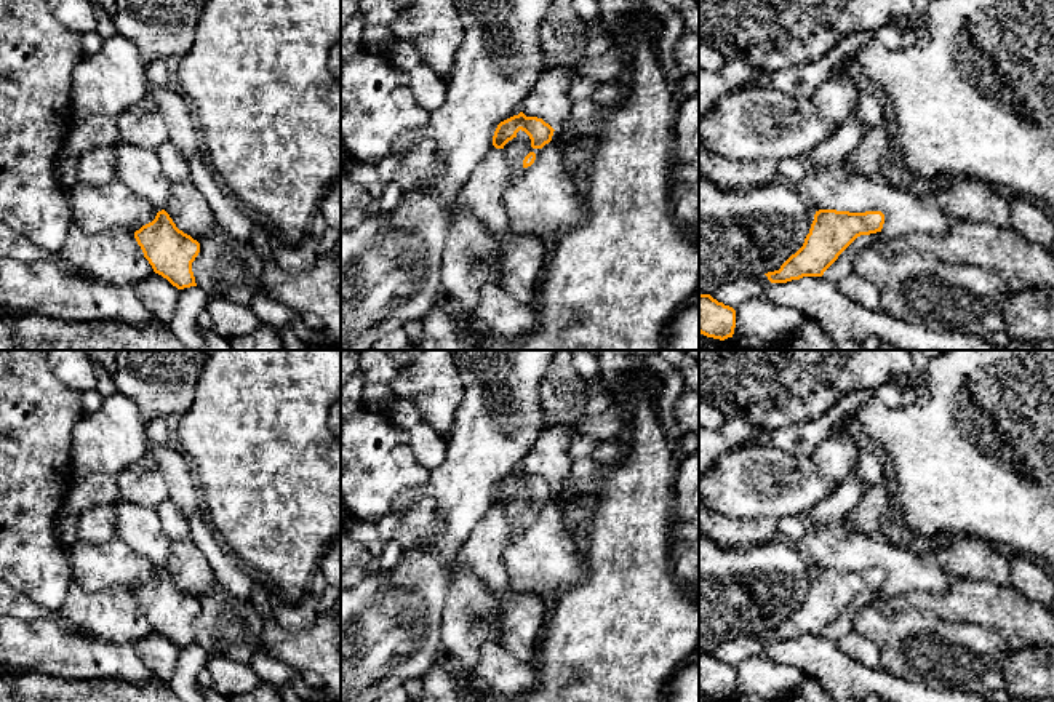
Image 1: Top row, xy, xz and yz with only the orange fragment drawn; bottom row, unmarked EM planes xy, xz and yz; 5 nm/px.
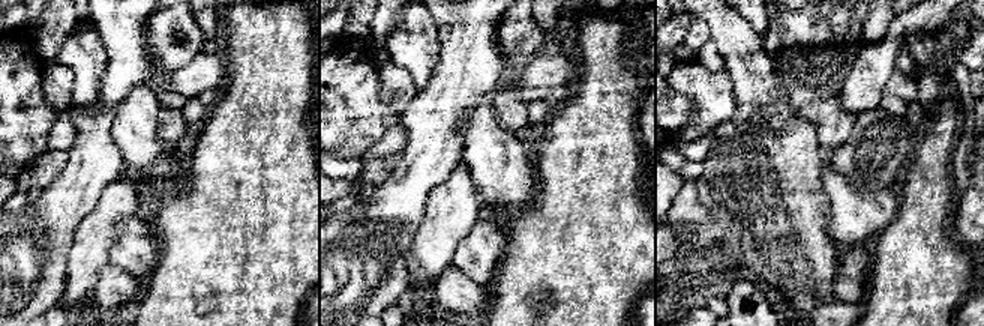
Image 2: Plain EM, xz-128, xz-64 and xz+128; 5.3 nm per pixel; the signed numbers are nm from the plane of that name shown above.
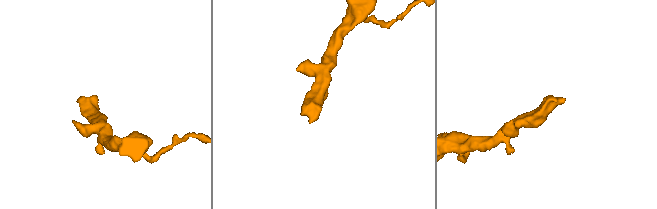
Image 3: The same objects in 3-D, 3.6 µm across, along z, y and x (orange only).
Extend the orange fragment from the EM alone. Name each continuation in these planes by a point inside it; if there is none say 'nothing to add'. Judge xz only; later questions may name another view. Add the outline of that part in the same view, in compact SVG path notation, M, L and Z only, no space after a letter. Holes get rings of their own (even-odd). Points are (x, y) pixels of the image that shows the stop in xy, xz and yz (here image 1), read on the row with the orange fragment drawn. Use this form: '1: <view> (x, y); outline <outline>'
1: xz (482, 197); outline M493 149L473 170L470 181L459 190L456 205L493 233L510 232L502 195L512 170L502 149Z

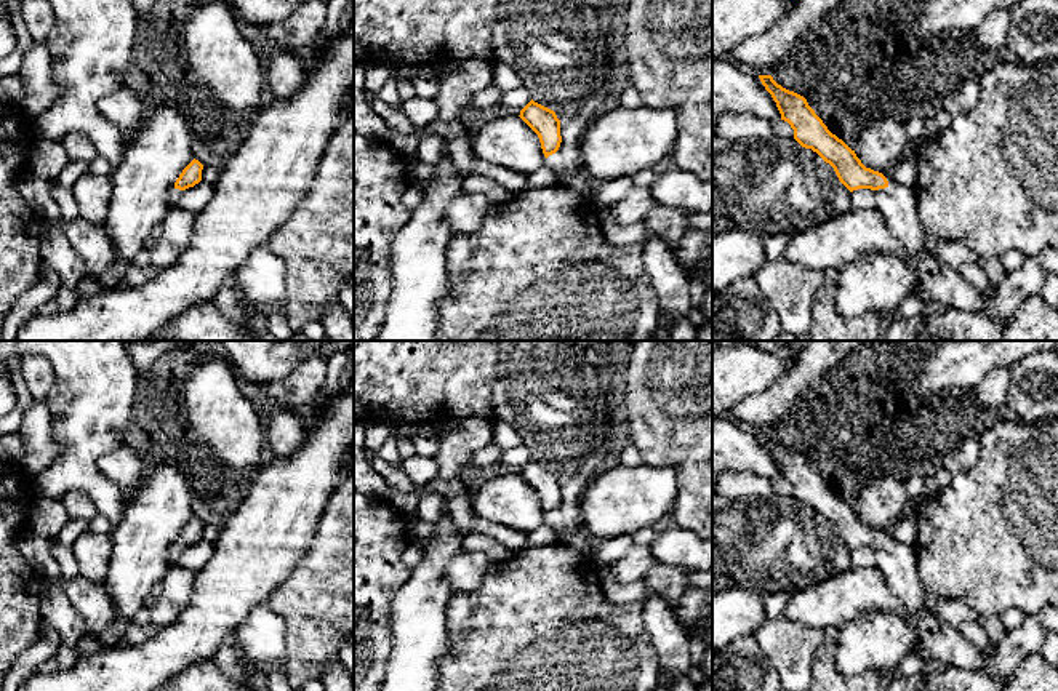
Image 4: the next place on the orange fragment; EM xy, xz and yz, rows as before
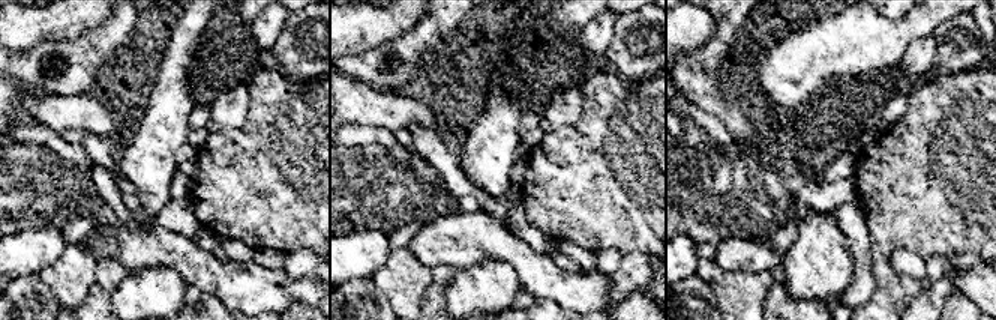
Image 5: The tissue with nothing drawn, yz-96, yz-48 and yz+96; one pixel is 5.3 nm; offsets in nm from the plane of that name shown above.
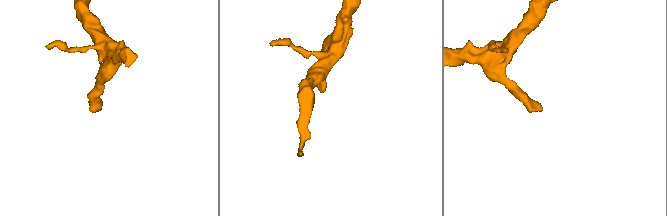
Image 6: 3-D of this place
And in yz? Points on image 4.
1: yz (897, 203); outline M892 184L885 189L874 190L876 210L882 214L888 230L904 245L911 256L925 250L925 229L919 218L917 198L914 187Z

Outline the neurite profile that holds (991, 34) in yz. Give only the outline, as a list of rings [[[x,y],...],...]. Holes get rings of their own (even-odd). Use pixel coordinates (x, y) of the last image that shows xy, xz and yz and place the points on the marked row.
[[[1010,6],[989,11],[984,21],[973,30],[978,45],[986,50],[999,50],[1005,46],[1010,30]]]

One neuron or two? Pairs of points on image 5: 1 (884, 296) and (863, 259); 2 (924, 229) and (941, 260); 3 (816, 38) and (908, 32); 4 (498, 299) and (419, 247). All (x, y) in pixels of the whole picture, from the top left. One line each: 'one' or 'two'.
1: two
2: two
3: one
4: two

